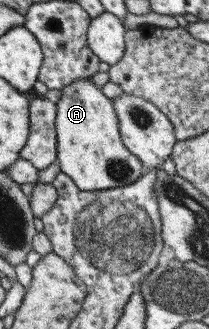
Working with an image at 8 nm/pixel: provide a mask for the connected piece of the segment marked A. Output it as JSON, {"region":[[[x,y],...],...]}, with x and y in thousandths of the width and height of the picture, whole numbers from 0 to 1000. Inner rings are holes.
{"region":[[[378,234],[292,271],[292,298],[268,316],[268,486],[287,514],[349,550],[368,574],[397,584],[579,571],[636,559],[703,517],[589,438],[569,362],[536,310],[545,304],[502,292],[483,267],[435,246],[435,234]]]}

